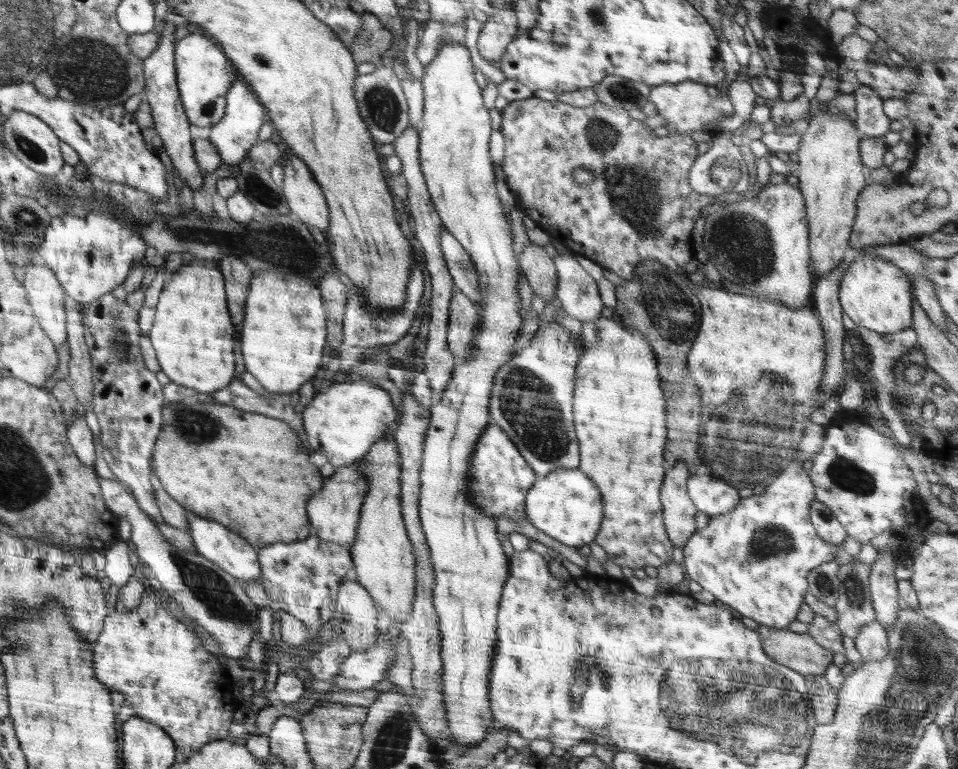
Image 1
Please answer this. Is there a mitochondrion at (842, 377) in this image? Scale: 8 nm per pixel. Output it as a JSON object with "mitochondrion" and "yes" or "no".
{"mitochondrion":"no"}

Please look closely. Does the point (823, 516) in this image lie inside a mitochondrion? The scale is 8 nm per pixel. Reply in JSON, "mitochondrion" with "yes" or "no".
{"mitochondrion":"yes"}

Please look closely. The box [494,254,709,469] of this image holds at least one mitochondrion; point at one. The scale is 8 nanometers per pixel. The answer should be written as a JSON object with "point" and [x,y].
{"point":[528,402]}

